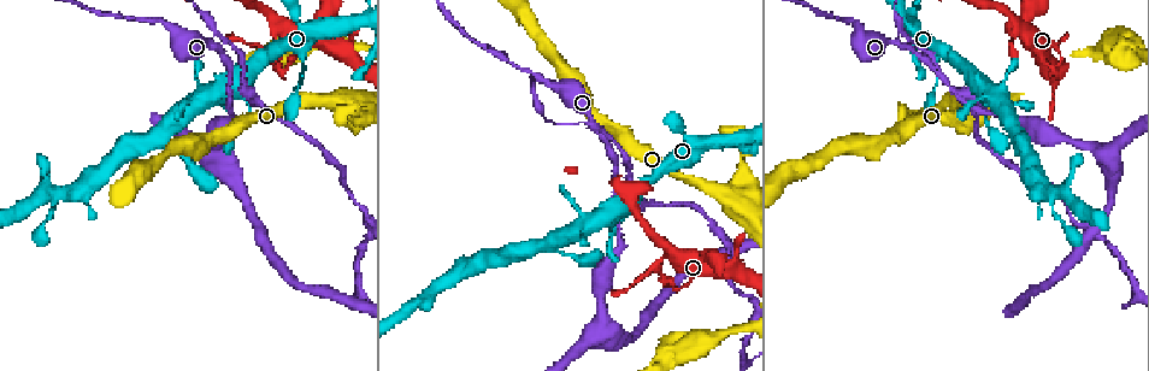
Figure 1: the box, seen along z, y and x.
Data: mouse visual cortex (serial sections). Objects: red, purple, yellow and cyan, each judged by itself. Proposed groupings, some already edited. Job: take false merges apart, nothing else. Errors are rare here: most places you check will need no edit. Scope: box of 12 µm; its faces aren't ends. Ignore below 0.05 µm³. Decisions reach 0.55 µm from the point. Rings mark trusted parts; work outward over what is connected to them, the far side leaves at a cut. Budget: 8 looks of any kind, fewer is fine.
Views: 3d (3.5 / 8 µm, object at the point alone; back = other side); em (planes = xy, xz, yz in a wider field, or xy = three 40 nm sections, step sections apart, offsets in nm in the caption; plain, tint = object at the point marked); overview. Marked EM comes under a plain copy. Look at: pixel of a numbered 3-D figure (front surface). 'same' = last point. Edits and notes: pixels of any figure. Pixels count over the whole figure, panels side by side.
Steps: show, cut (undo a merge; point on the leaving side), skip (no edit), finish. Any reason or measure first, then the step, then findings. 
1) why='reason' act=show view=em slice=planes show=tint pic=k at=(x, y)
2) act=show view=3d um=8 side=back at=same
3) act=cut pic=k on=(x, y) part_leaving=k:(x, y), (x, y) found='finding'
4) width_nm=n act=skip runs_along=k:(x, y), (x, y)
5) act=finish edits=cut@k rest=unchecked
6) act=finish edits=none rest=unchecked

act=show view=em slice=xy step=2 show=tint pic=1 at=(301, 72)

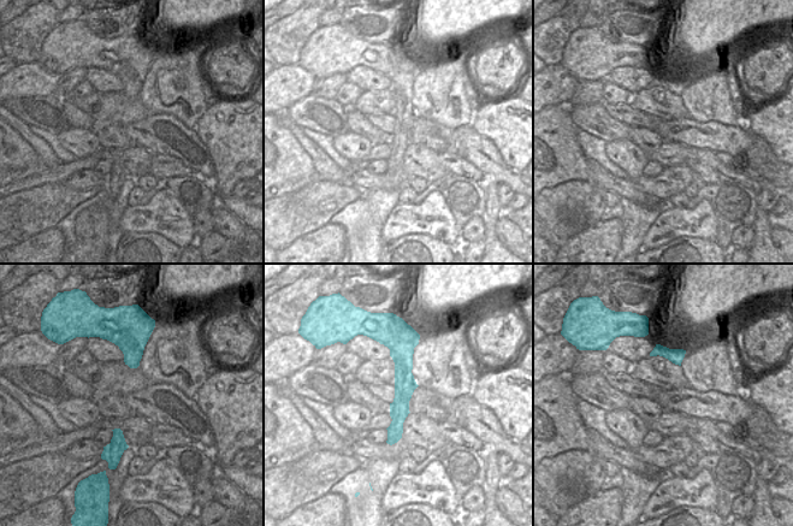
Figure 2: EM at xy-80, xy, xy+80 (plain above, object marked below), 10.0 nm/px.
act=show view=3d um=3.5 at=same

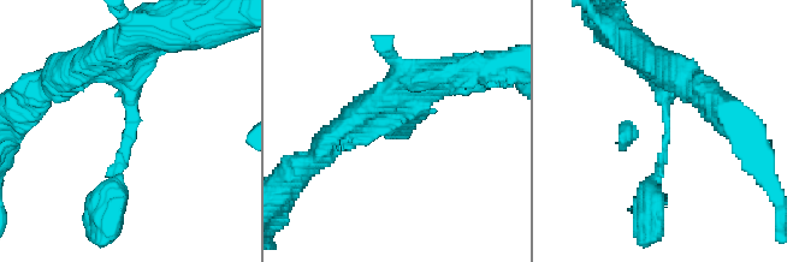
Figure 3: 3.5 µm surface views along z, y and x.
width_nm=220 act=skip runs_along=2:(406, 347), (403, 394), (390, 441) found='one cell here'

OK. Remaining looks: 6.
why='thick turns thin' act=show view=3d um=3.5 pic=1 at=(236, 91)

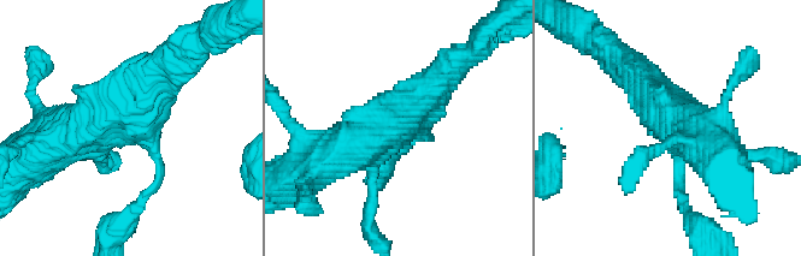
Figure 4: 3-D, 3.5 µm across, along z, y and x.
act=show view=em slice=planes show=tint pic=4 at=(136, 123)

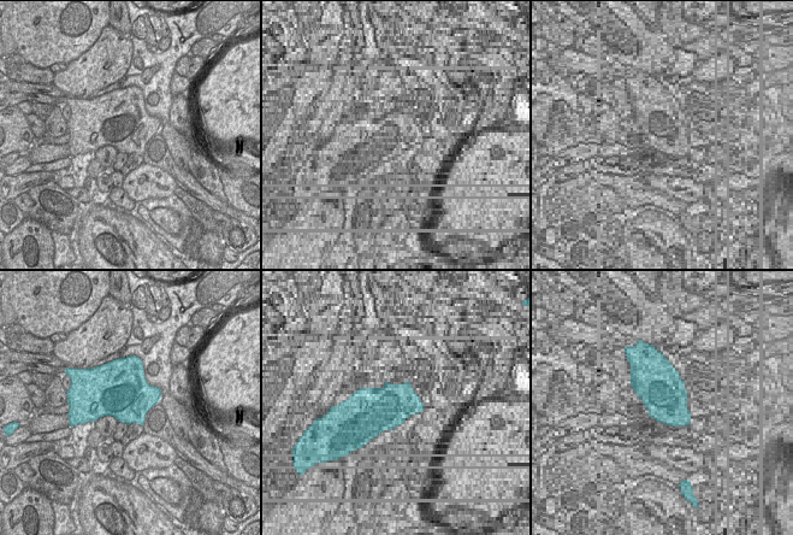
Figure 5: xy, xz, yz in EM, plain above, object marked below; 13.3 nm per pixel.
act=show view=em slice=xy step=1 show=tint at=same

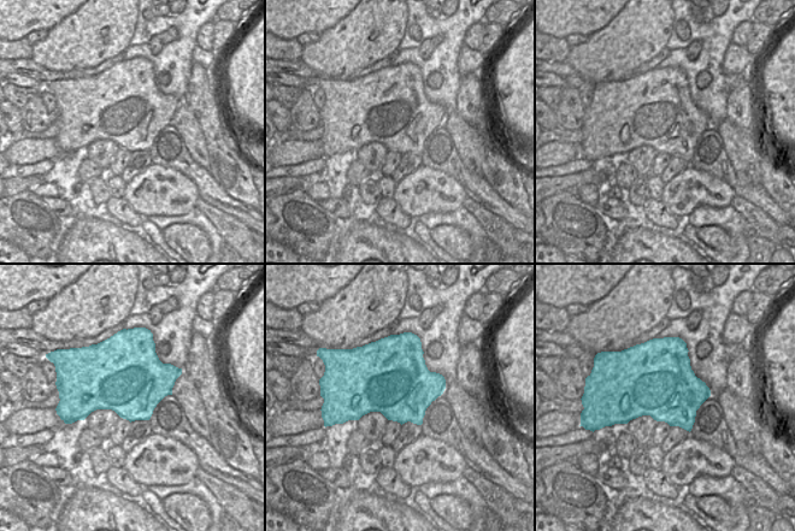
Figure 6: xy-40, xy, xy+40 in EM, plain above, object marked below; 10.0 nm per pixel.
arm_widths_nm=200,400,600 act=skip found='all the same cell'

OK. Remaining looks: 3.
why='sudden change in width' act=show view=3d um=3.5 pic=1 at=(659, 261)

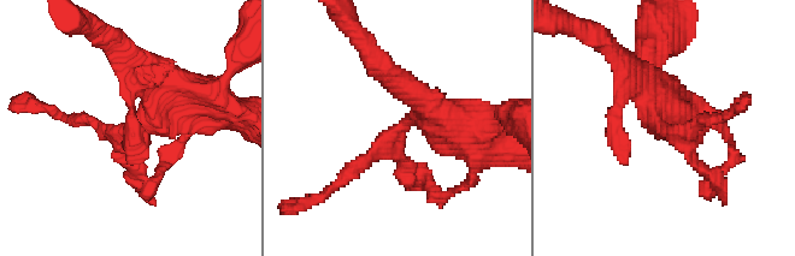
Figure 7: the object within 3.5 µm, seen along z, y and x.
act=skip runs_along=7:(194, 101), (121, 134), (146, 185) found='one cell here'

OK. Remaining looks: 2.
act=finish edits=none rest=unchecked

